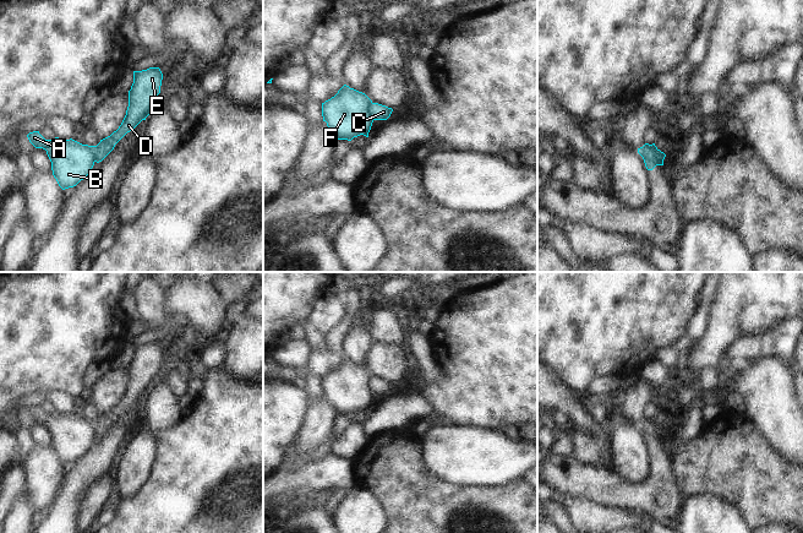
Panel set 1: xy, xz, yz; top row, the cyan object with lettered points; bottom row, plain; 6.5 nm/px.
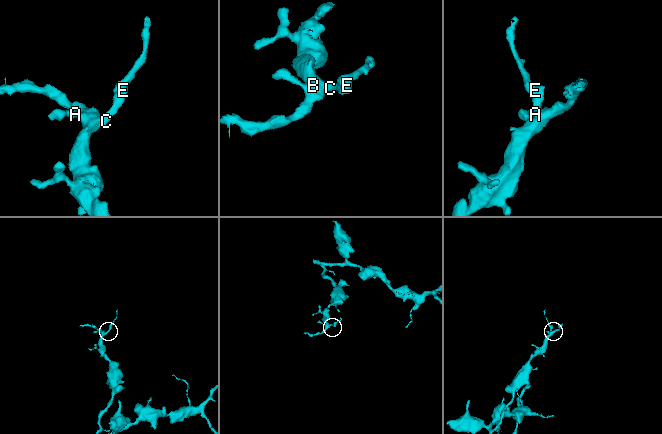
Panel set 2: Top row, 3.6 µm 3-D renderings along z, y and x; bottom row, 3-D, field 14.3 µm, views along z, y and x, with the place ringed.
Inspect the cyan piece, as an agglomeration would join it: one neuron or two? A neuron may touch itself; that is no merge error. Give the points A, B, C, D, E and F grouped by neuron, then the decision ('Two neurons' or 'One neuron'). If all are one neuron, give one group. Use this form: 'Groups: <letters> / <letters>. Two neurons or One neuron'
Groups: A B F / C D E. Two neurons

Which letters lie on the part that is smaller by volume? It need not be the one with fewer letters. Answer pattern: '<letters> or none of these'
C, D, E

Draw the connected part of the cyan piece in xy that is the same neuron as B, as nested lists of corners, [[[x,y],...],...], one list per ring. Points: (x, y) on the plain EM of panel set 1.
[[[39,406],[29,407],[27,412],[35,423],[47,425],[53,450],[62,464],[76,461],[94,440],[95,420],[82,419],[72,413],[45,414]]]

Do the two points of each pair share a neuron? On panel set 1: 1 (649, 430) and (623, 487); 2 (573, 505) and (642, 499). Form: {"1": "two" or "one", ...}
{"1": "one", "2": "two"}

